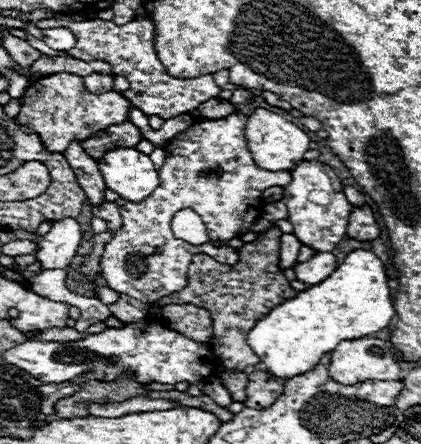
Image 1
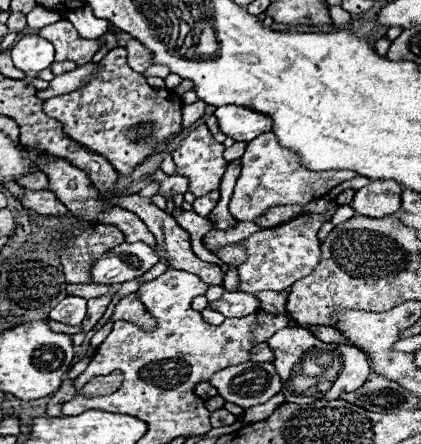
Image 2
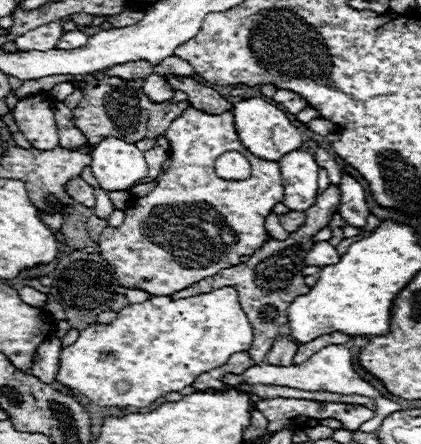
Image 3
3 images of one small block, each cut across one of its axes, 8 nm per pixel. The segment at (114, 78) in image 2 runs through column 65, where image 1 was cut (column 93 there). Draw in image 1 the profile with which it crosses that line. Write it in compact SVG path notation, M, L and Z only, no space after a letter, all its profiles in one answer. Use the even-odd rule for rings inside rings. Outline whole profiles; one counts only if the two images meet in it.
M68 72L50 74L32 82L22 94L20 104L22 108L16 120L22 126L30 128L34 134L38 134L48 152L64 152L72 140L86 140L92 132L126 120L130 108L130 102L122 94L114 90L100 96L90 94L82 78Z

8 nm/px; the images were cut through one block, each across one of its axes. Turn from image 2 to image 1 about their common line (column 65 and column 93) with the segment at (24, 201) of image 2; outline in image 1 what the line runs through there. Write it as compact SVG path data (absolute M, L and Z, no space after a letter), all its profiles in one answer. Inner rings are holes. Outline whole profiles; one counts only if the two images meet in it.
M102 202L100 206L92 206L90 208L94 216L102 218L108 222L108 228L118 230L122 226L122 216L120 216L120 206L114 202Z

